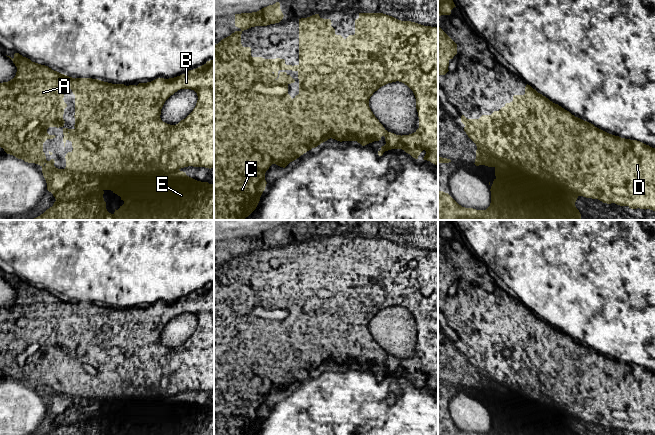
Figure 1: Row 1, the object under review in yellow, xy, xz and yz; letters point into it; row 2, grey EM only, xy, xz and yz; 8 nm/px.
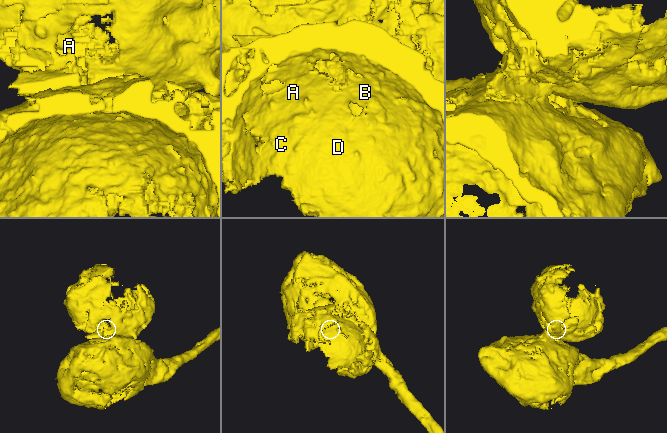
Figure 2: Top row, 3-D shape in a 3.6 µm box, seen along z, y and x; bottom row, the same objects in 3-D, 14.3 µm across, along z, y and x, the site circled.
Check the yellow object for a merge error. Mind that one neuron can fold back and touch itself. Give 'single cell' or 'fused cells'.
fused cells

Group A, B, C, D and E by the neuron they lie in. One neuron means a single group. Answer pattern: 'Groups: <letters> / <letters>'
Groups: A B C D / E

